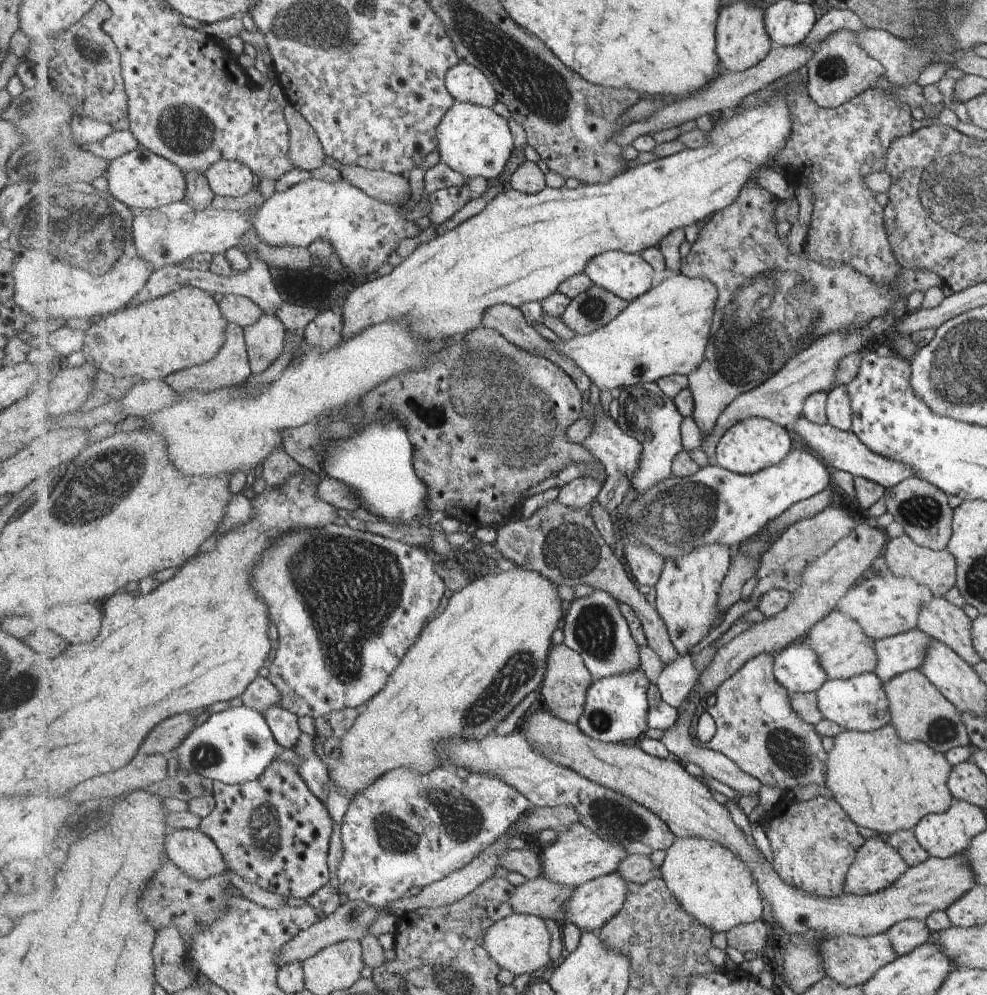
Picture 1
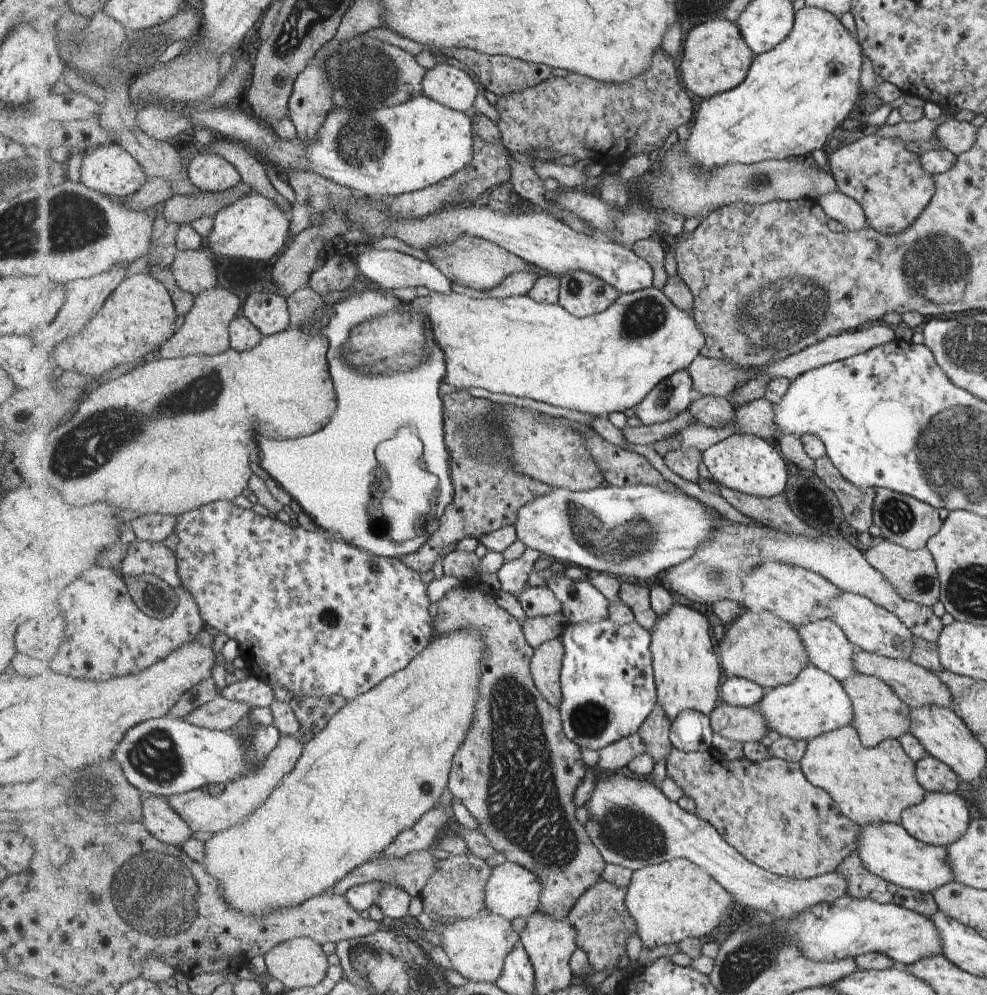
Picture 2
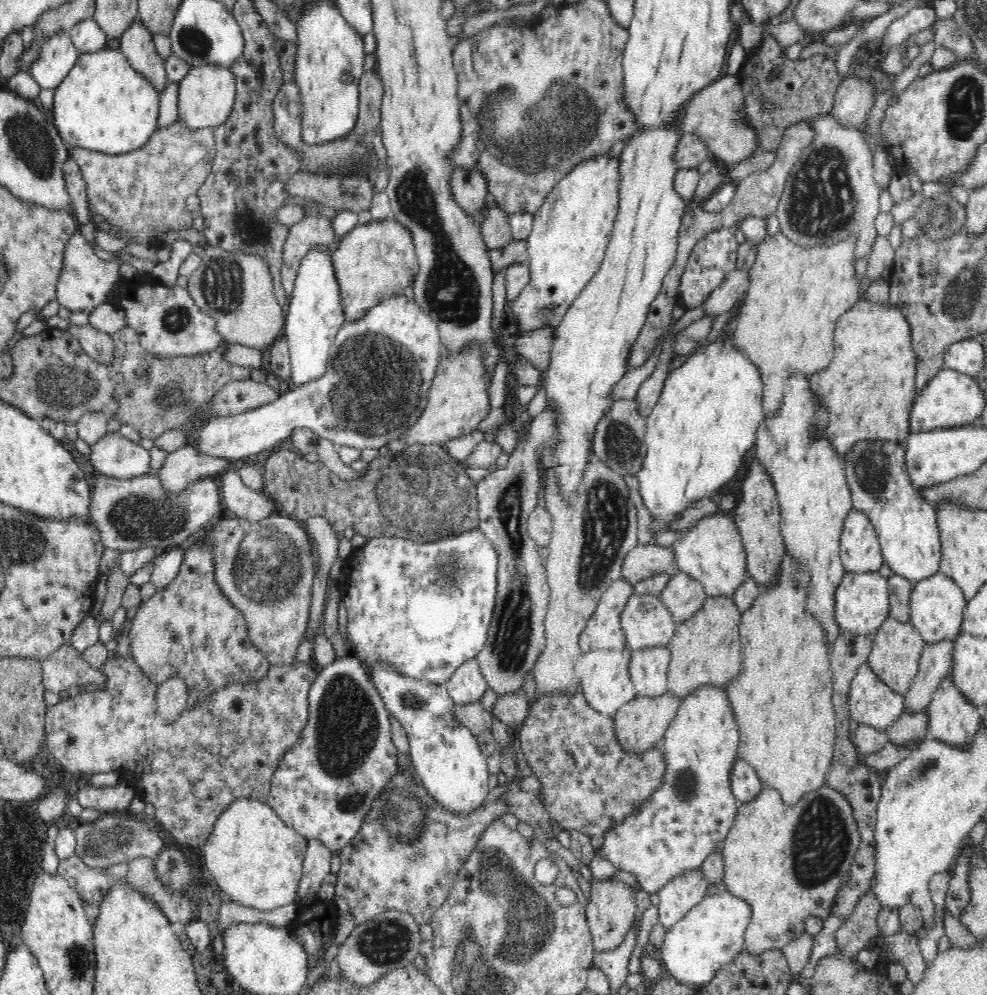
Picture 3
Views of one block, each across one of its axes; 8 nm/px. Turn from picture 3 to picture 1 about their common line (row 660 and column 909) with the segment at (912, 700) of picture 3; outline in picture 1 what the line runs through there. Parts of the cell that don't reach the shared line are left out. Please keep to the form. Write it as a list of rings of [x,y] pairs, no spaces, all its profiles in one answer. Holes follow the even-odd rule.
[[[907,919],[894,924],[885,934],[890,938],[895,956],[914,950],[920,944],[929,940],[931,932],[924,921]]]

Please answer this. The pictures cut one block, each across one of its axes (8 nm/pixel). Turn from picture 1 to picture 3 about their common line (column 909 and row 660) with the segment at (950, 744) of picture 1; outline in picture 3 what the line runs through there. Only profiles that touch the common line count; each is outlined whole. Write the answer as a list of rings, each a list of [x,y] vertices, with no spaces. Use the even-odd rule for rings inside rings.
[[[706,597],[701,608],[689,620],[677,625],[673,638],[666,646],[671,649],[667,672],[667,690],[682,701],[702,685],[718,685],[726,689],[728,682],[741,670],[743,661],[739,642],[741,614],[733,598]]]

